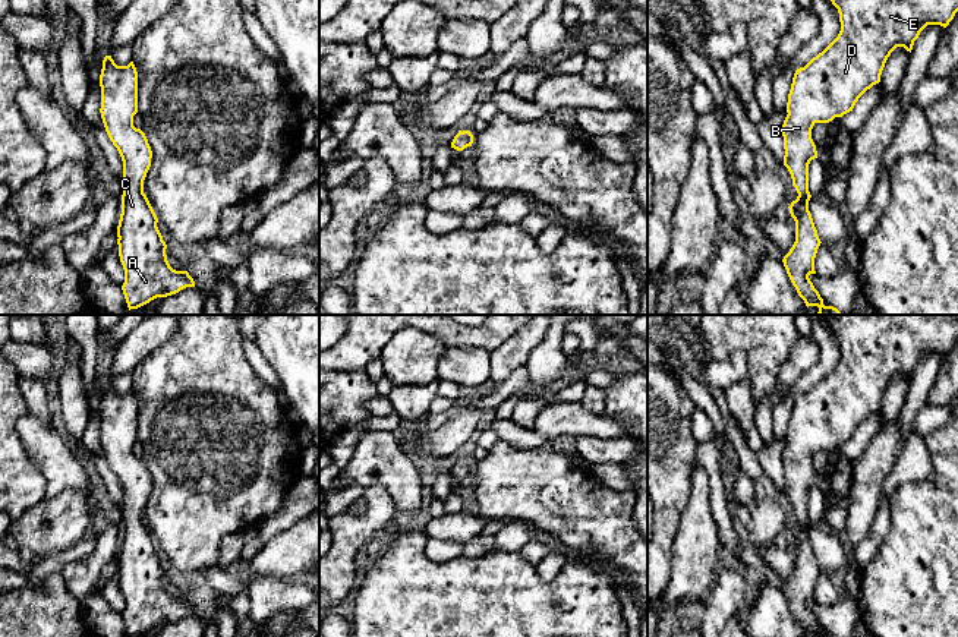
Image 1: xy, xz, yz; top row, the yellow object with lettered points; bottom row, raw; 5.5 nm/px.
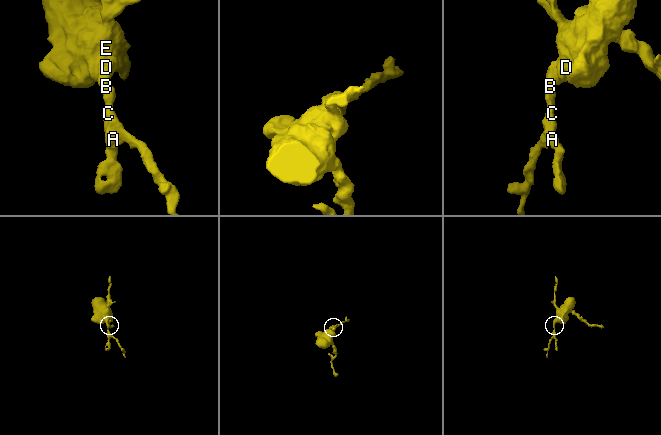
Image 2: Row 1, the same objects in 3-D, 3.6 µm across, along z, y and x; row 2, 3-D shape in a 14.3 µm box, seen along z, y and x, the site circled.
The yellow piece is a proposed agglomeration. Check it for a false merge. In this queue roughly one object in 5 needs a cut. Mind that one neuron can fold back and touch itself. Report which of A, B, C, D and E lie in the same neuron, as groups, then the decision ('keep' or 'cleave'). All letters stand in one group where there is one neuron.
A B C D E | keep

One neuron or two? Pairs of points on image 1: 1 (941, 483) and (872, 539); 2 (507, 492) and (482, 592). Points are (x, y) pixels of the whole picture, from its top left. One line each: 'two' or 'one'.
1: two
2: two

